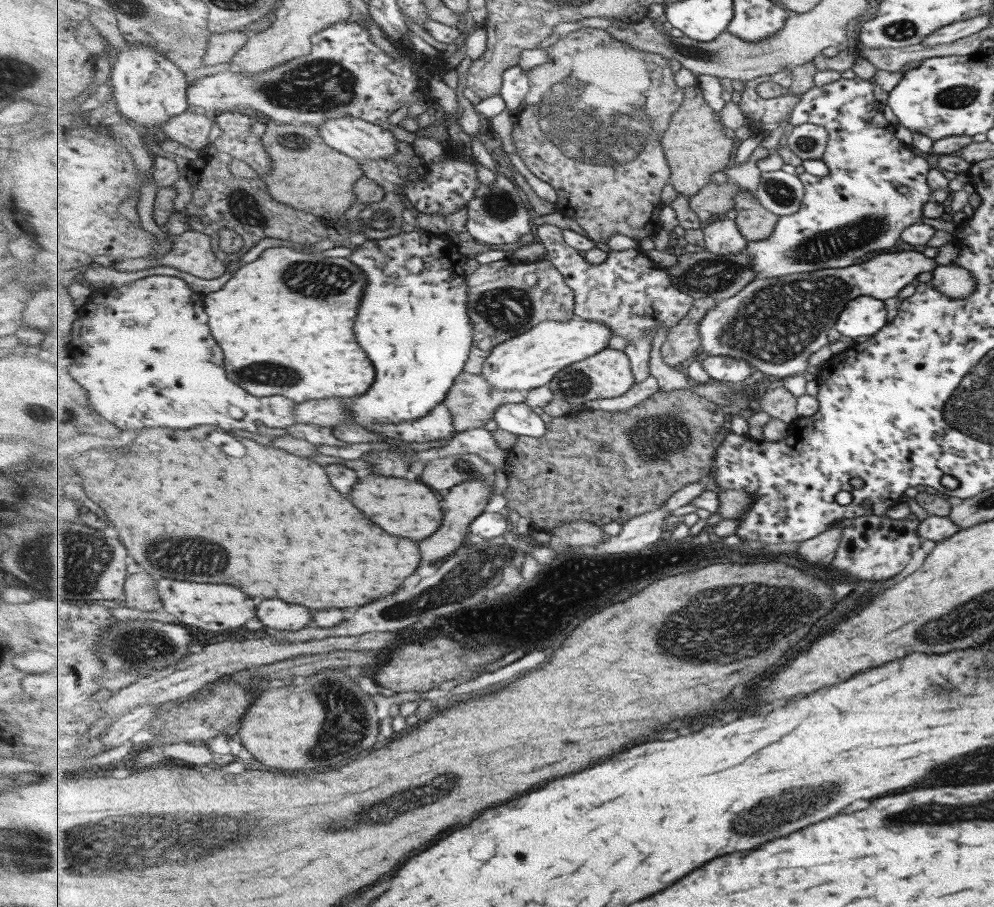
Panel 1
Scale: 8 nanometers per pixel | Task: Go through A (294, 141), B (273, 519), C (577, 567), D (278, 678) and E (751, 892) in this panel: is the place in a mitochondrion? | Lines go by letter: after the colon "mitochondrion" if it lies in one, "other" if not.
A: mitochondrion
B: other
C: mitochondrion
D: other
E: other

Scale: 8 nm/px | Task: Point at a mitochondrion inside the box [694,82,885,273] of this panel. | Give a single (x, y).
(780, 193)

